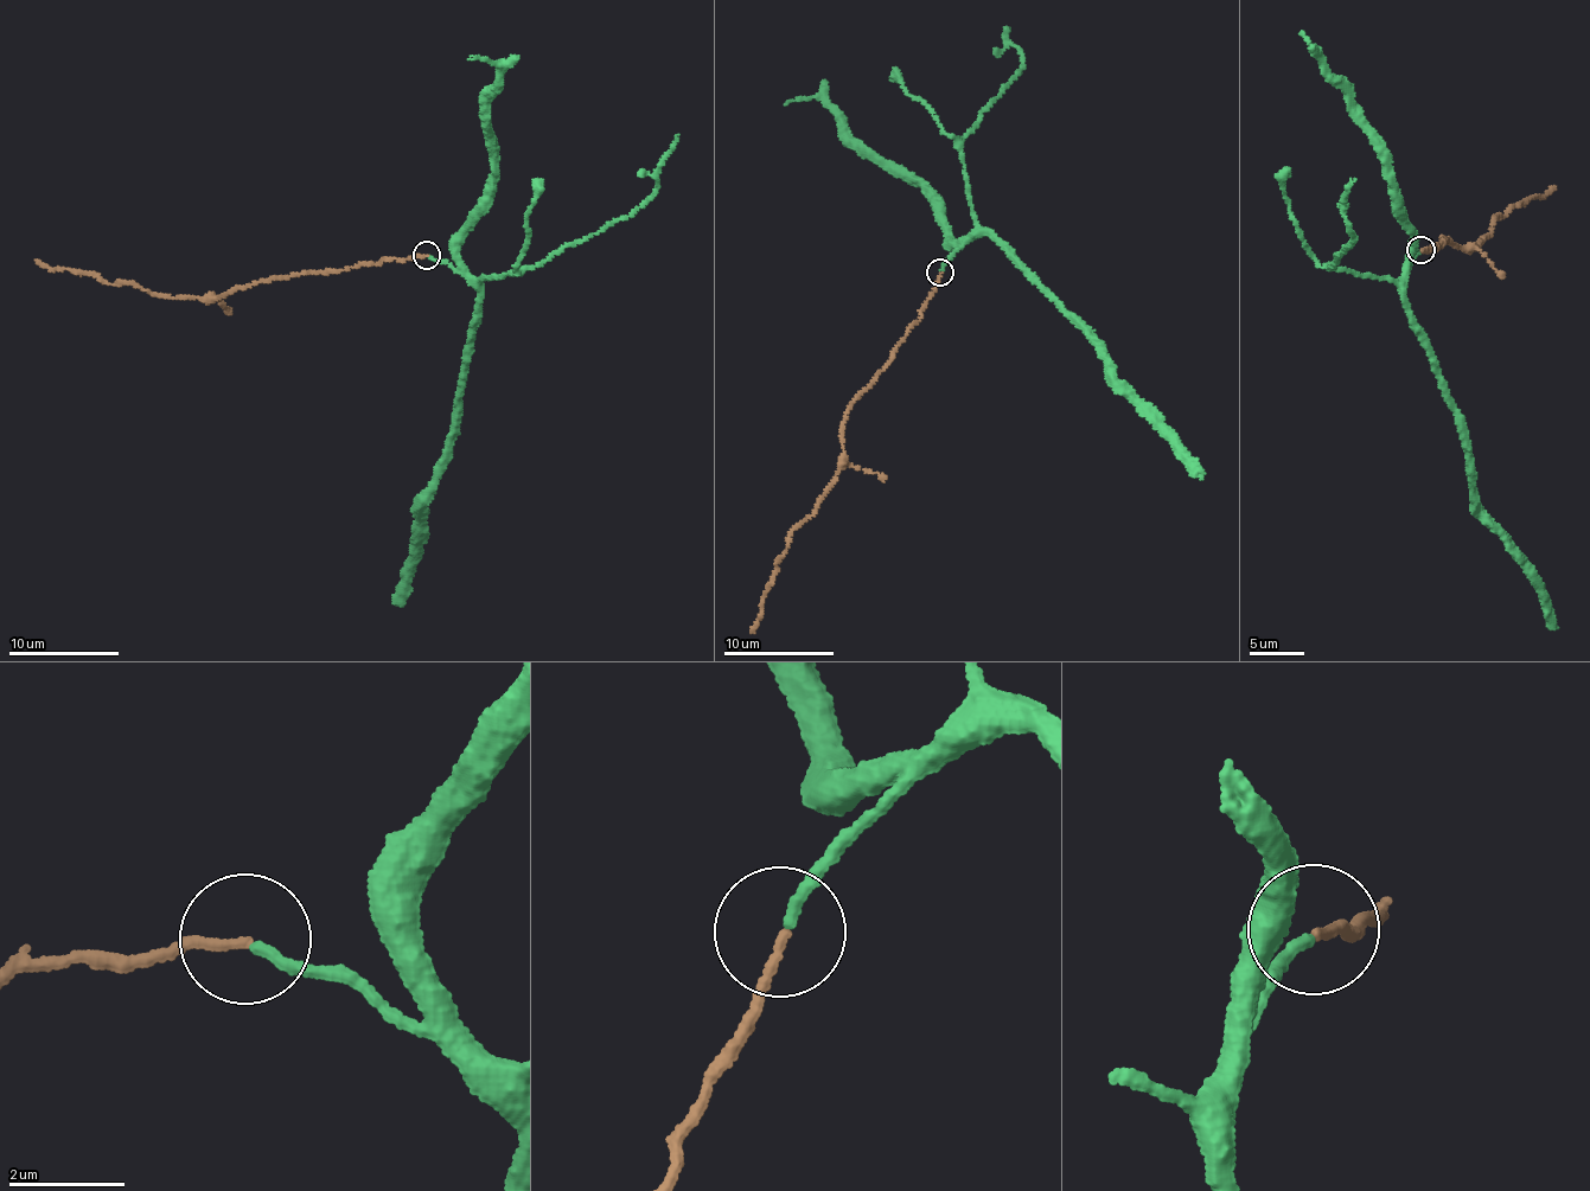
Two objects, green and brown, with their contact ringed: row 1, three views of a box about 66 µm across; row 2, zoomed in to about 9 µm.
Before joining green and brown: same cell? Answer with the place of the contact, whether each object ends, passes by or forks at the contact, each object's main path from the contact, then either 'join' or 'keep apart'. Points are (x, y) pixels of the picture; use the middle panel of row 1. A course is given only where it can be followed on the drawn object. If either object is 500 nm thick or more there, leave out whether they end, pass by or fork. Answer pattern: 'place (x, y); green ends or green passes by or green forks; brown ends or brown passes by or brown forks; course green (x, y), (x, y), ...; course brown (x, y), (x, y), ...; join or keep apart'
place (940, 271); green ends; brown ends; course green (940, 270), (975, 237), (997, 238), (1097, 338), (1122, 388), (1143, 403), (1202, 479); course brown (940, 273), (882, 371), (850, 402), (843, 461), (813, 513), (792, 532), (760, 619), (751, 633); join

